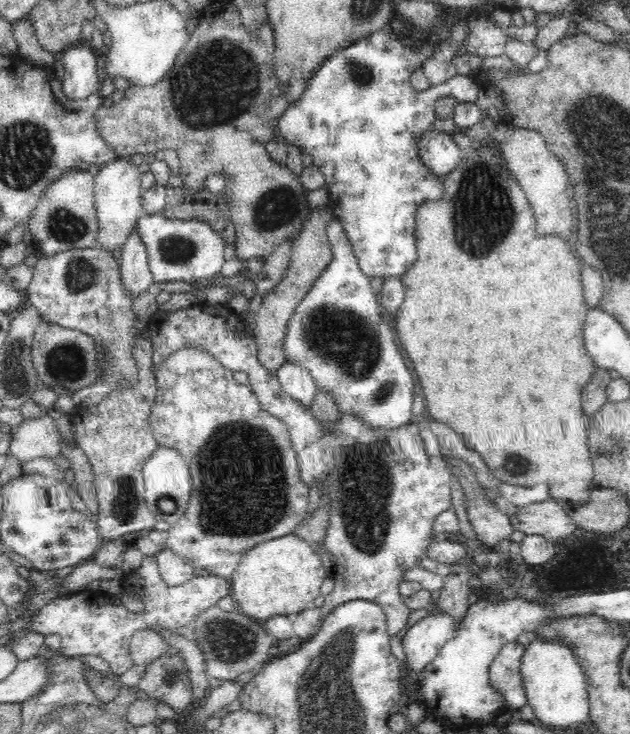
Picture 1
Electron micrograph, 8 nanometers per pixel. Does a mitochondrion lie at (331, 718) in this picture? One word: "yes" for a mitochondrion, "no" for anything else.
yes

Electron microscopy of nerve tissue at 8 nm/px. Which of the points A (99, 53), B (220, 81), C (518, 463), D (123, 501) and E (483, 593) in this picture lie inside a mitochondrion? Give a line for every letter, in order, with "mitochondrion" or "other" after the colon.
A: other
B: mitochondrion
C: mitochondrion
D: mitochondrion
E: other

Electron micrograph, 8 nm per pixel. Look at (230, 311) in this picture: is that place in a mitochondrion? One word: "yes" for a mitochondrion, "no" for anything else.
no

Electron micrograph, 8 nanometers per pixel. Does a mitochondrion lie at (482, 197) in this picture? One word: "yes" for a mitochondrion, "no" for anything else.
yes

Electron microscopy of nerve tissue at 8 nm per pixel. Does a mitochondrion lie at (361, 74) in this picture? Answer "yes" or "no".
yes

